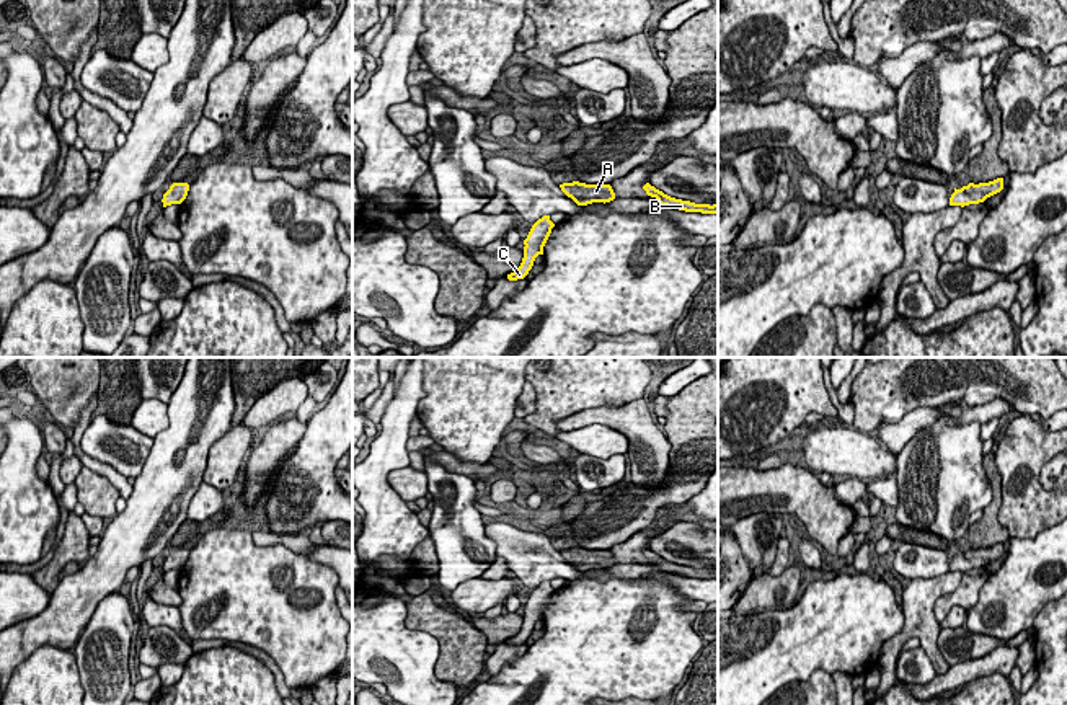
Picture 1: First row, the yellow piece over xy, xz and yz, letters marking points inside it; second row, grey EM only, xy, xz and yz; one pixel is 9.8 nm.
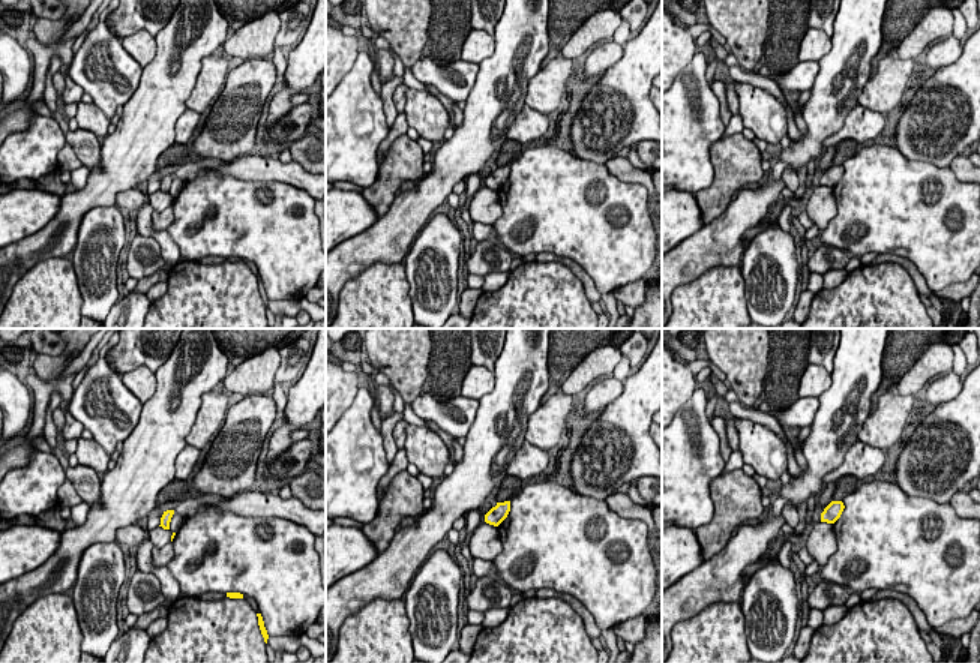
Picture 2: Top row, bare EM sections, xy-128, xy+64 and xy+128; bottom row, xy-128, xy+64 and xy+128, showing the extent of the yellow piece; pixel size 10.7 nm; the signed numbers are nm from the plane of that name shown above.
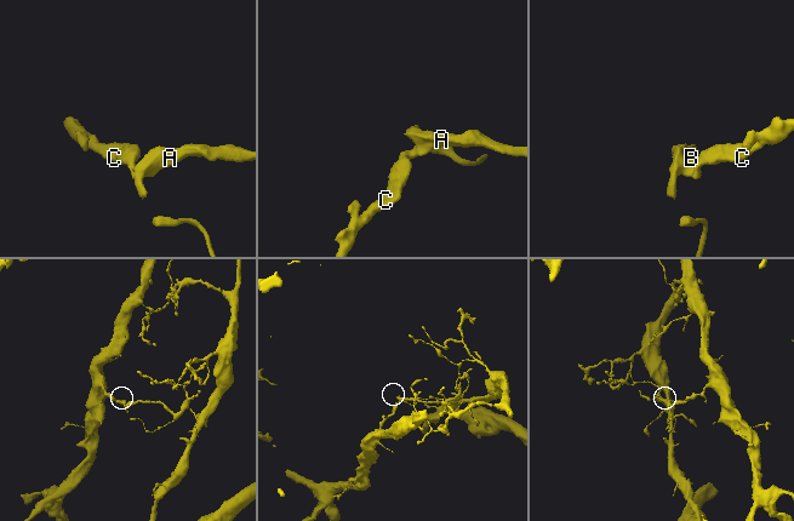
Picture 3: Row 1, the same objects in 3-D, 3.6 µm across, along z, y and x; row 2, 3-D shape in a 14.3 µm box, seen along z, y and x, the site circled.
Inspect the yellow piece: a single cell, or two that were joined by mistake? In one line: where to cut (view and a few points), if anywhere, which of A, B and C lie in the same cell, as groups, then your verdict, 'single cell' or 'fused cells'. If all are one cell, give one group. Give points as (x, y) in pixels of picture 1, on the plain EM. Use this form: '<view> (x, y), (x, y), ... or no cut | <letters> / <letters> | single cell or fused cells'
xz (547, 581), (544, 596), (531, 598) | A B / C | fused cells

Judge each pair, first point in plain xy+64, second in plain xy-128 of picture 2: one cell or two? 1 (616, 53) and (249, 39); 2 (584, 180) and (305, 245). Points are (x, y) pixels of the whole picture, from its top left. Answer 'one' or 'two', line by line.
1: two
2: one

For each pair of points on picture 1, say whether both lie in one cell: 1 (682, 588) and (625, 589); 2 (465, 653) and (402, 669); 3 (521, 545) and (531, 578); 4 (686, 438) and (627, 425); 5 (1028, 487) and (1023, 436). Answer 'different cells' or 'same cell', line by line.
1: different cells
2: different cells
3: same cell
4: different cells
5: same cell

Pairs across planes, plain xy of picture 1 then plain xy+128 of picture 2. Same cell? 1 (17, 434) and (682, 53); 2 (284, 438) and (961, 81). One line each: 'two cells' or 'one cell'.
1: two cells
2: two cells

